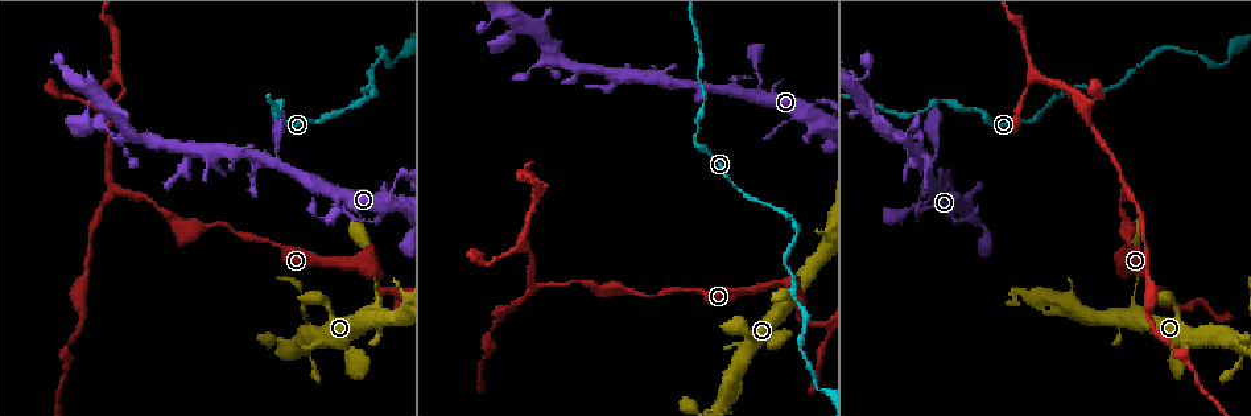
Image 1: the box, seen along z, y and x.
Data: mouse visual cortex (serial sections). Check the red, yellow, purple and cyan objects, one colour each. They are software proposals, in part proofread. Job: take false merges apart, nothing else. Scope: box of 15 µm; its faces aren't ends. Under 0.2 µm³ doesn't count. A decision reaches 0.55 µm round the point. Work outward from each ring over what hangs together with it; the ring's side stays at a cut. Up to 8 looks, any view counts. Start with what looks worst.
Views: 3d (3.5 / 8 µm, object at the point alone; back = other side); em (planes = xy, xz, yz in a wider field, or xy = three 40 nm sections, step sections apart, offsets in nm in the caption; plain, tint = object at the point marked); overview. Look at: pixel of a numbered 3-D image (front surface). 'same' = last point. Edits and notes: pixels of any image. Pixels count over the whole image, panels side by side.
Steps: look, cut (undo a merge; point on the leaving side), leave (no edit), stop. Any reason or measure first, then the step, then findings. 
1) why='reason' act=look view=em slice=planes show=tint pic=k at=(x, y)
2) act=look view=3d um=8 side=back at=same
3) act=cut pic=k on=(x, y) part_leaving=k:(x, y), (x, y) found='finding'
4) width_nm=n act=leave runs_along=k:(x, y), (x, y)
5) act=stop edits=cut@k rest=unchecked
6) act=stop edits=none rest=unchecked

why='sharp bend' act=look view=3d um=3.5 pic=1 at=(379, 289)

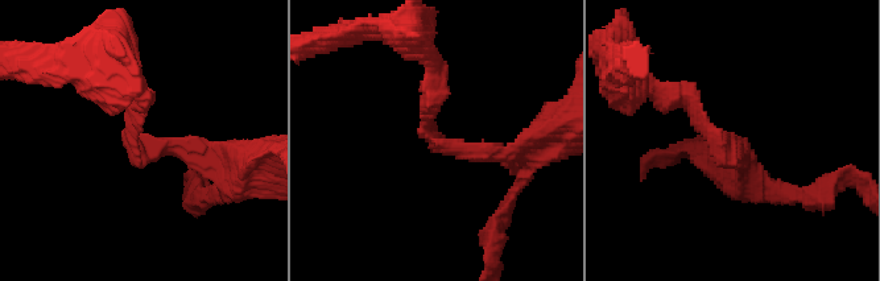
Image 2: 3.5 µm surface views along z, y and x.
arm_widths_nm=200,250 act=look view=em slice=xy step=1 show=tint pic=2 at=(731, 147)

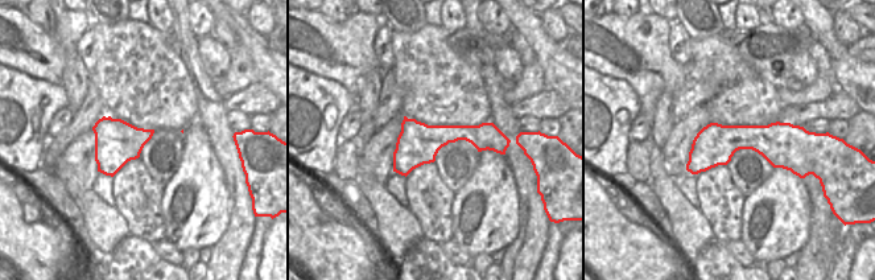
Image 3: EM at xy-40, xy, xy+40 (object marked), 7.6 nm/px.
width_nm=320 act=leave runs_along=2:(436, 83), (432, 137), (520, 157) found='all the same cell'

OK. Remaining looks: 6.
act=look view=3d um=3.5 pic=1 at=(538, 287)

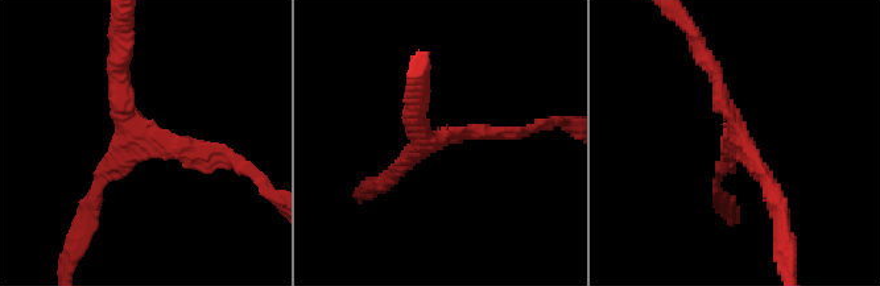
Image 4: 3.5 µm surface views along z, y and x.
arms=3 arm_widths_nm=150,200,200 act=look view=em slice=xy step=5 show=tint pic=4 at=(145, 142)

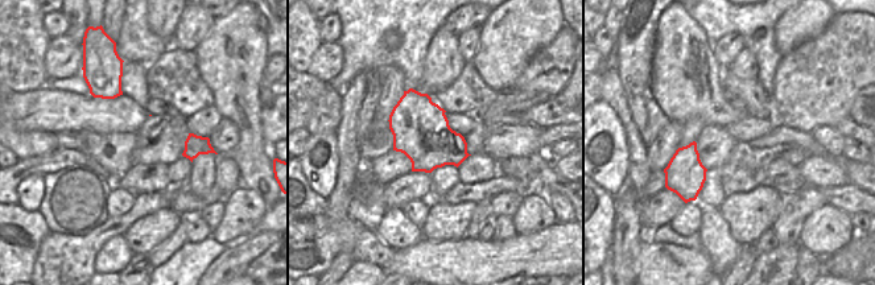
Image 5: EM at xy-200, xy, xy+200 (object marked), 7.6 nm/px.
act=leave runs_along=4:(226, 161), (145, 140), (122, 63) found='all the same cell'

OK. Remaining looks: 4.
why='a narrow waist' act=look view=3d um=3.5 side=back pic=1 at=(816, 100)

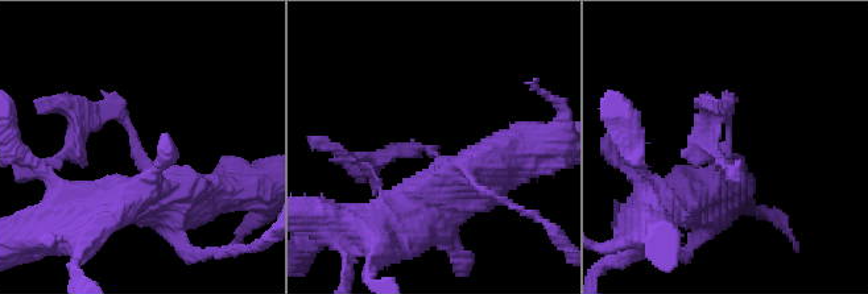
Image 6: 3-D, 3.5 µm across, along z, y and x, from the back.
arm_widths_nm=200,300 act=look view=em slice=planes show=tint pic=6 at=(131, 132)

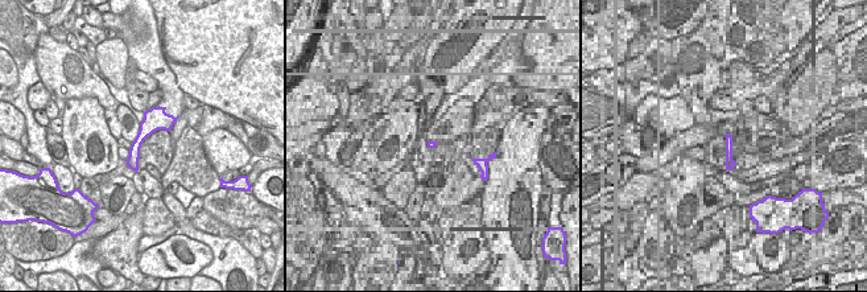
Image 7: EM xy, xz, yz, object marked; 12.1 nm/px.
act=leave runs_along=7:(170, 119), (143, 134), (135, 167) found='all the same cell'

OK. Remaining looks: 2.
act=stop edits=none rest=unchecked

